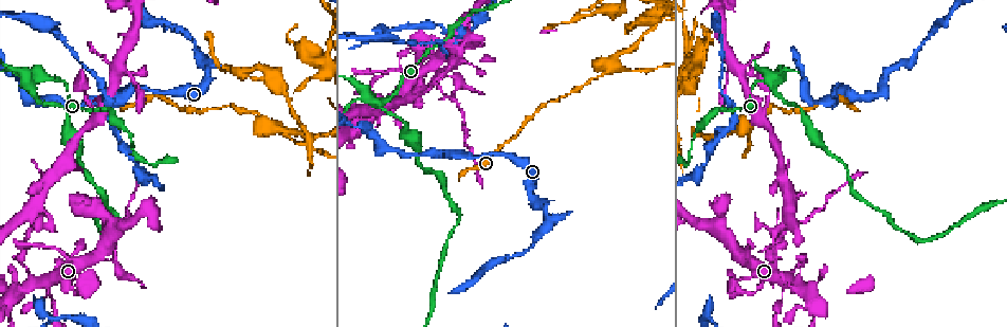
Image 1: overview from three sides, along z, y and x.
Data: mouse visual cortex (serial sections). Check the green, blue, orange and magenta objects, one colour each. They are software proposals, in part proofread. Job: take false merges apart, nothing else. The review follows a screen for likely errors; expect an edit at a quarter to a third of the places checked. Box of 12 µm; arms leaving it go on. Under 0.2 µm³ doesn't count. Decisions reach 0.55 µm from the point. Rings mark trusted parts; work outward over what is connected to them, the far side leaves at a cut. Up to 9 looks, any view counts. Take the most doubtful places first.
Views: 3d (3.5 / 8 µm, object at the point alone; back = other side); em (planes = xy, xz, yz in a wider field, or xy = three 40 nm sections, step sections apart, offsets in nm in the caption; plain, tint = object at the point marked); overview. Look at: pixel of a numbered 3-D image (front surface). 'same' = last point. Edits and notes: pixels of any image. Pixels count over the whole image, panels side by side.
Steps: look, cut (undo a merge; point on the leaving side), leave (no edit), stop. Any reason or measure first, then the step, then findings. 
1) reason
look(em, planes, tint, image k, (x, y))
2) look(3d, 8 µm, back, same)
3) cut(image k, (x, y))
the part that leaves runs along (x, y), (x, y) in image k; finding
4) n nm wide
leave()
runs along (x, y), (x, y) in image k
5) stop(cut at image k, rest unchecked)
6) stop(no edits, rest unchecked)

sharp bend
look(3d, 3.5 µm, image 1, (778, 81))

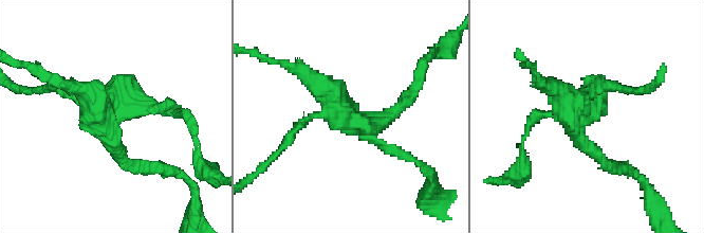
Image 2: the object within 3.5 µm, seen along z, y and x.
need the tissue
look(em, xy, step 5, tint, image 2, (108, 108))

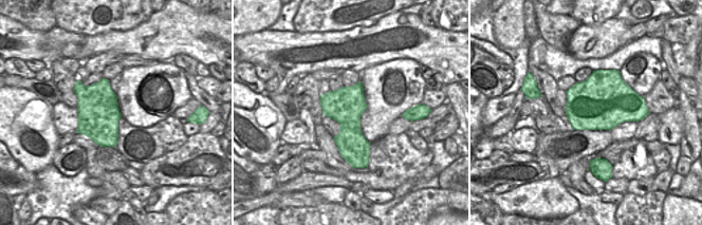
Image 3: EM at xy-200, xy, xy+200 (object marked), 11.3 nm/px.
cut(image 2, (306, 76))
the part that leaves runs along (106, 117), (125, 162), (164, 169) in image 2; two cells meet here

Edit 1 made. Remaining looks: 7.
a fork
look(3d, 3.5 µm, image 1, (617, 54))

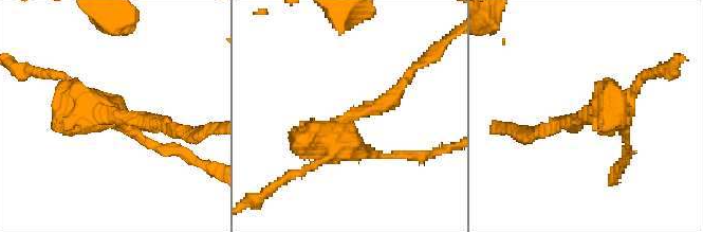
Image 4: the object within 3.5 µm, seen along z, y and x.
look(em, xy, step 1, tint, image 4, (110, 114))

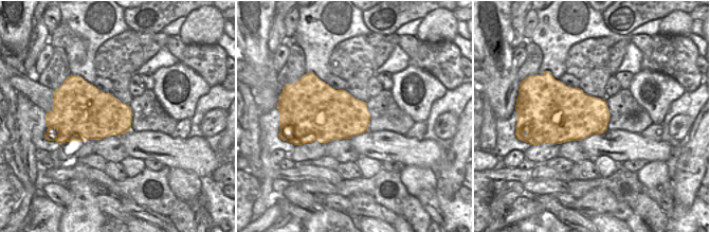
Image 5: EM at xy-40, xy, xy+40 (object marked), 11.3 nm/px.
cut(image 4, (152, 126))
the part that leaves runs along (109, 117), (167, 123), (187, 137) in image 4; a second cell is stuck on

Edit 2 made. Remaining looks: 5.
look(overview)

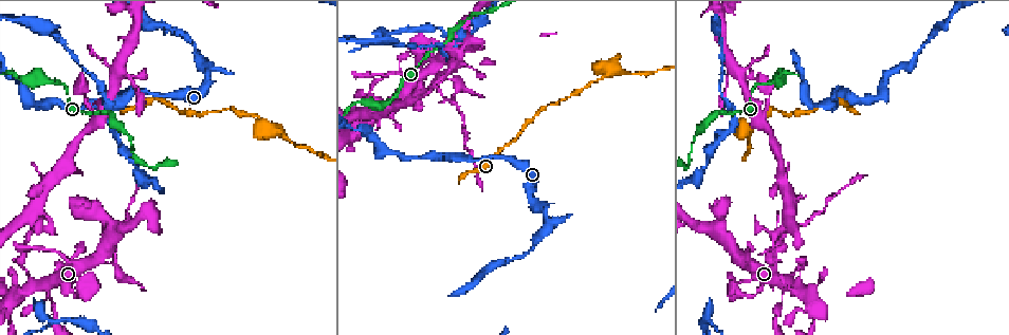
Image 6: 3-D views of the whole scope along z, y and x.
two arms in line, one across
look(3d, 3.5 µm, image 6, (743, 257))

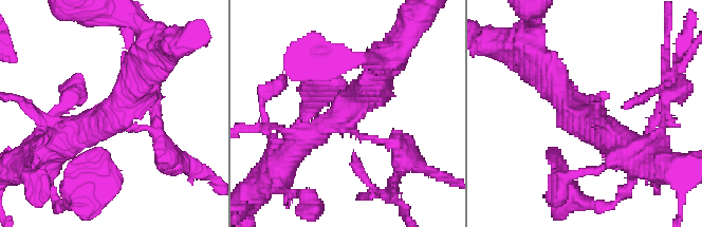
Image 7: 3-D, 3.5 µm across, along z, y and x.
3 arms; arms of 100, 400, 450 nm; need the tissue
look(em, planes, tint, image 7, (107, 115))

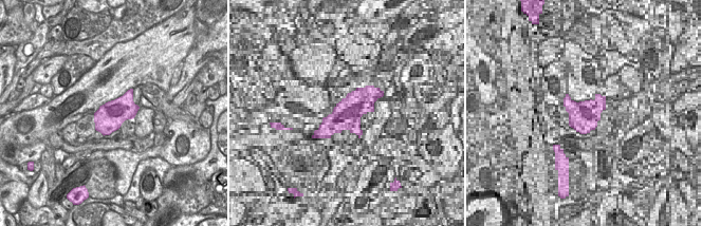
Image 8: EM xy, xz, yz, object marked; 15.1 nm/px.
leave()
runs along (290, 153), (342, 118), (377, 77) in image 7; one cell here

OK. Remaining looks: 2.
a narrow waist
look(3d, 3.5 µm, image 6, (888, 77))

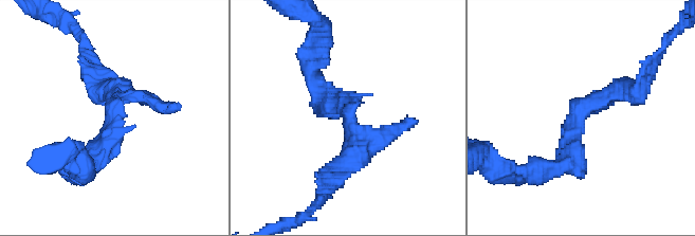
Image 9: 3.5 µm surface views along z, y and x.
look(em, xy, step 1, tint, image 9, (343, 114))

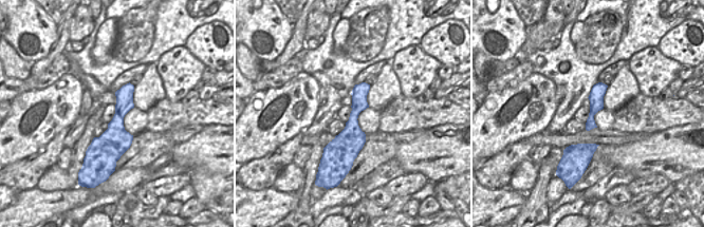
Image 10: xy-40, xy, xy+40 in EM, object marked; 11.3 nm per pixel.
leave()
runs along (365, 86), (353, 116), (347, 156) in image 10; one cell here

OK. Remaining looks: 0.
stop(cut at image 2, cut at image 4, rest unchecked)

